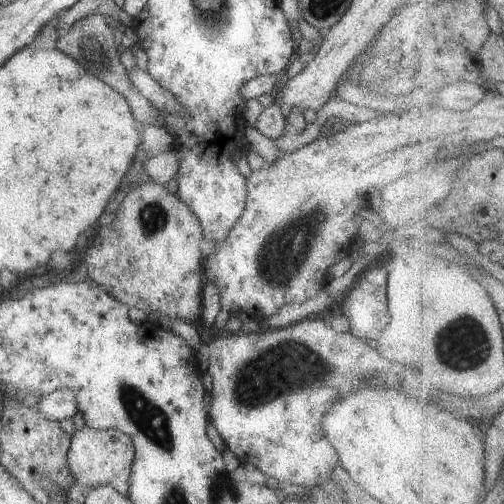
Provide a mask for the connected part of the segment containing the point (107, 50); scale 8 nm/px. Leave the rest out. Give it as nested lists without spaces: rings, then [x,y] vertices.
[[[100,14],[84,16],[78,21],[75,21],[69,28],[62,32],[55,41],[55,46],[62,53],[70,56],[77,64],[85,67],[85,70],[91,75],[99,77],[107,86],[113,87],[117,92],[123,95],[123,98],[128,102],[133,118],[141,124],[149,123],[162,127],[168,132],[166,127],[158,120],[157,110],[150,105],[148,100],[141,95],[138,90],[131,84],[131,81],[126,75],[126,70],[123,68],[119,60],[119,49],[113,41],[112,22]]]

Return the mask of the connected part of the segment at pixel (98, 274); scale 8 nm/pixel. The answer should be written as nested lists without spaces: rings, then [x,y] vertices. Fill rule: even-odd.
[[[154,181],[139,183],[129,190],[111,221],[116,234],[95,234],[93,241],[80,254],[84,272],[116,301],[135,307],[141,315],[158,312],[159,316],[177,318],[188,324],[197,322],[200,316],[200,300],[203,285],[203,258],[199,251],[202,228],[194,214],[177,195],[169,194],[162,184]]]

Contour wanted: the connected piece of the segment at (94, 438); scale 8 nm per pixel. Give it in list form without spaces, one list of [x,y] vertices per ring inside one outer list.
[[[87,426],[69,435],[66,465],[75,482],[84,490],[109,485],[124,497],[128,494],[128,476],[134,459],[130,436],[117,429],[90,429]]]

